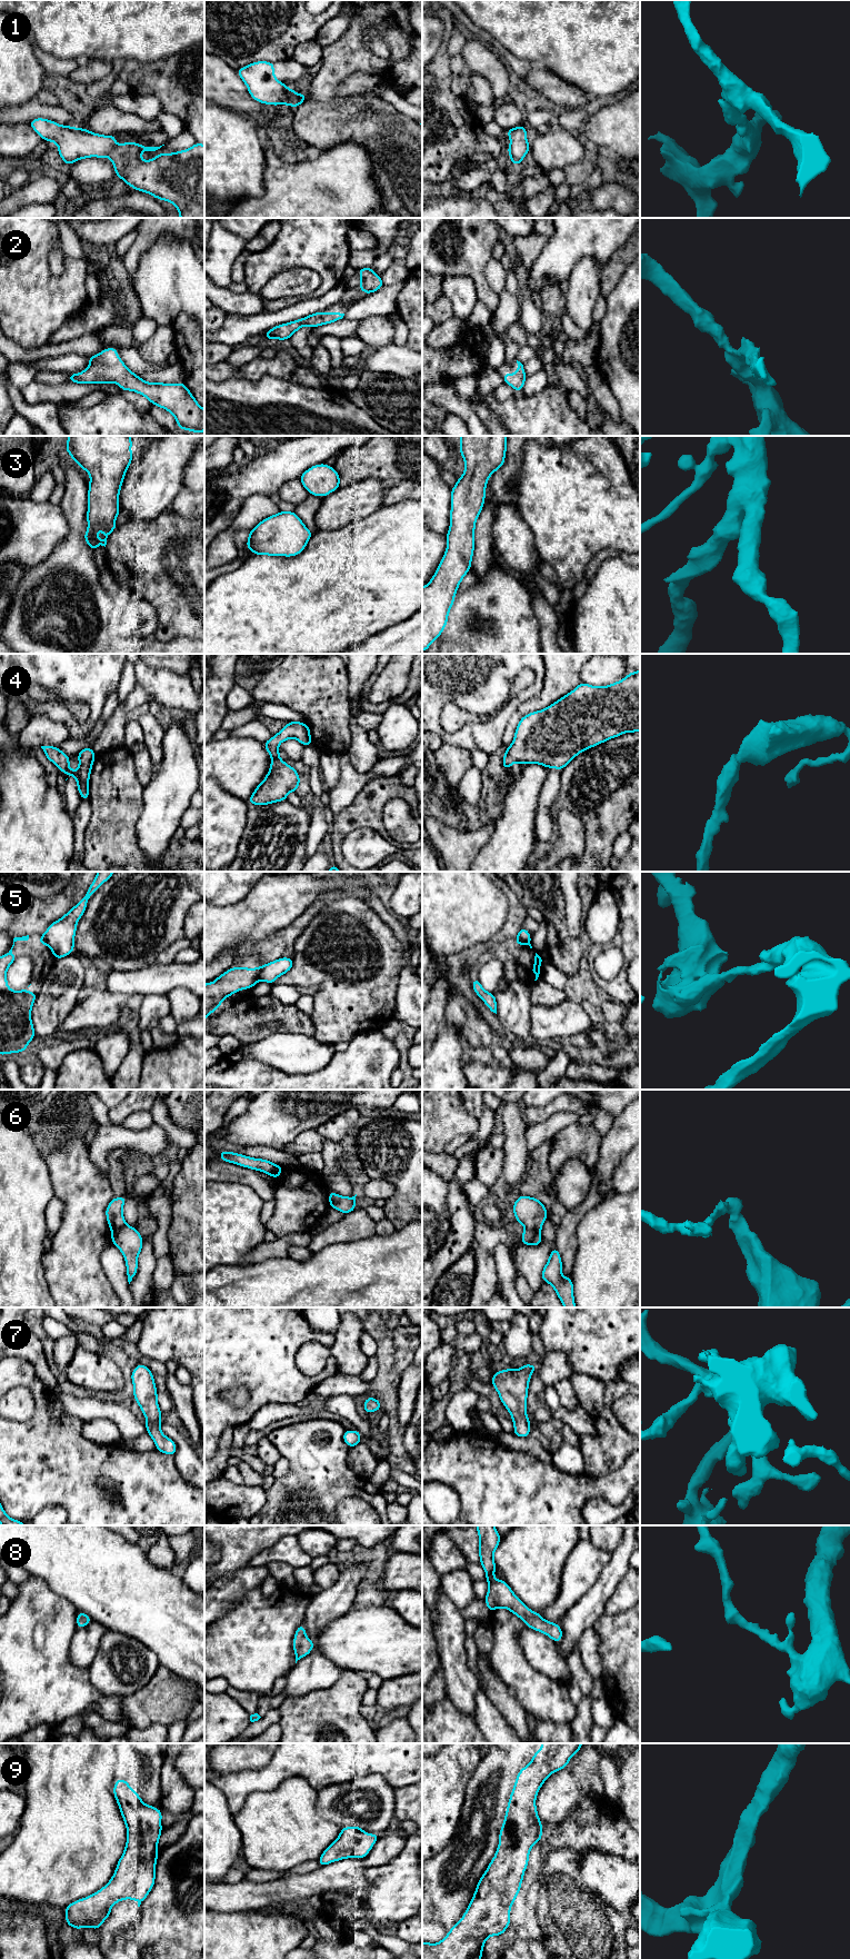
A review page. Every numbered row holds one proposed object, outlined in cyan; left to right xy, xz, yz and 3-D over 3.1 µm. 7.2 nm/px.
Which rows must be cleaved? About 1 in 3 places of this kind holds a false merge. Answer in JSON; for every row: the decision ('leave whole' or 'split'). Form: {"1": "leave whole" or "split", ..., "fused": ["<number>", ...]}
{"1": "leave whole", "2": "leave whole", "3": "leave whole", "4": "leave whole", "5": "split", "6": "split", "7": "leave whole", "8": "leave whole", "9": "leave whole", "fused": ["5", "6"]}

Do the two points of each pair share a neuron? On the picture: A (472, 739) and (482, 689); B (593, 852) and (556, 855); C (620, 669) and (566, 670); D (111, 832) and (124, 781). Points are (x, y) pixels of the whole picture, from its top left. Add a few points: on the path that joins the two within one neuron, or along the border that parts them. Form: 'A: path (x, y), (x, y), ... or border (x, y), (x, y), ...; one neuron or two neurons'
A: path (484, 727), (494, 717), (491, 702); one neuron
B: border (583, 826), (584, 851), (579, 859); two neurons
C: border (583, 665), (581, 682); two neurons
D: path (113, 819), (117, 804), (121, 799), (121, 793); one neuron

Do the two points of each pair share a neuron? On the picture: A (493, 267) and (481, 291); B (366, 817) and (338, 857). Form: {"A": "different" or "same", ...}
{"A": "different", "B": "same"}

